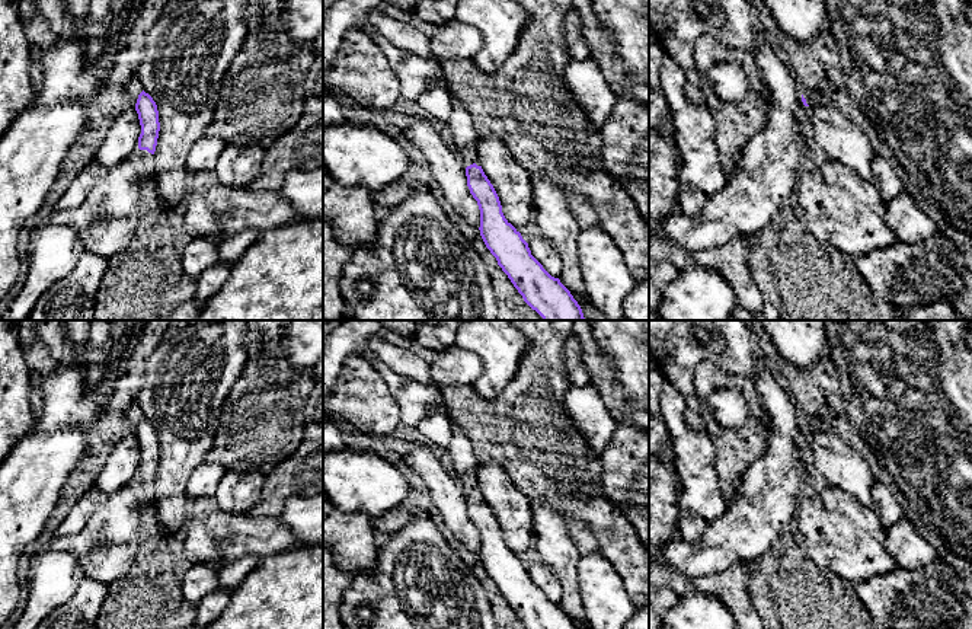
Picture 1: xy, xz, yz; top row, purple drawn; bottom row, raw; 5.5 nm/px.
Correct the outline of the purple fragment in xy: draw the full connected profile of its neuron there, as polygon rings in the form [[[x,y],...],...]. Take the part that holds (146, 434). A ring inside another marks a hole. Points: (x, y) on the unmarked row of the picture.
[[[144,416],[138,421],[135,437],[138,440],[141,460],[138,463],[138,475],[141,476],[141,483],[147,488],[156,478],[160,448],[159,437],[153,424]]]

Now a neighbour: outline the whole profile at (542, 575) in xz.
[[[537,561],[528,568],[531,581],[543,591],[543,594],[554,604],[559,604],[563,597],[563,590],[557,577],[549,566]]]

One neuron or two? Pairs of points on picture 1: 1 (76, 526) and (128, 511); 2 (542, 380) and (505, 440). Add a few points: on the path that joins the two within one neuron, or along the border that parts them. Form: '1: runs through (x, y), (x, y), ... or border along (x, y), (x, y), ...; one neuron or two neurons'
1: border along (106, 497), (76, 533), (54, 537); two neurons
2: runs through (534, 395), (528, 417), (520, 425); one neuron

